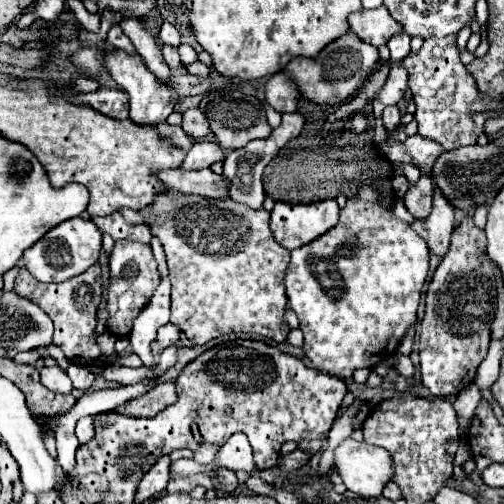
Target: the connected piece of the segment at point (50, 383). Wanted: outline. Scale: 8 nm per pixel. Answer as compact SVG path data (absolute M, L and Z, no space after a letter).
M43 366L43 368L39 370L39 376L41 376L43 386L49 388L49 390L53 390L53 392L59 392L59 394L71 394L71 390L73 390L69 376L67 376L59 366L53 366L53 368Z

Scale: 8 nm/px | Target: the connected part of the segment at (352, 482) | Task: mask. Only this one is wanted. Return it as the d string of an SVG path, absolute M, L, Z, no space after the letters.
M347 438L335 450L335 466L347 490L377 498L393 478L393 460L385 448Z

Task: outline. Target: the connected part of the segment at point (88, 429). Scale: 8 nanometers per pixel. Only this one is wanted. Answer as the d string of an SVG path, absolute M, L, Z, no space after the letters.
M85 416L77 422L77 428L75 428L75 434L79 438L79 444L87 444L91 440L91 436L95 434L95 428L93 428L93 420L91 416Z

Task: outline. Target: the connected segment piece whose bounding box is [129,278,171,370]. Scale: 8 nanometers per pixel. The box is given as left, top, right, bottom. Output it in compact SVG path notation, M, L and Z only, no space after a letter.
M163 278L155 294L151 296L149 304L135 318L133 330L129 334L133 352L141 358L143 366L149 370L157 366L151 352L151 343L155 341L159 327L169 322L169 292L171 292L171 282L169 278Z

